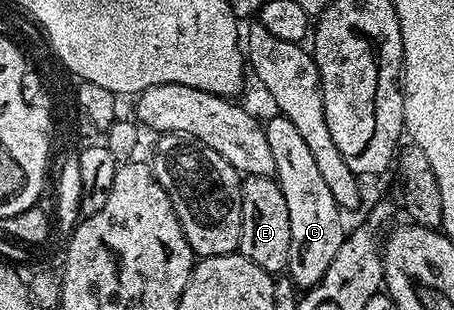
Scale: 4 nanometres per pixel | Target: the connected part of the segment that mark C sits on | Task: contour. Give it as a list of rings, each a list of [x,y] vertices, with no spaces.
[[[275,113],[273,117],[265,119],[264,125],[268,148],[272,148],[273,177],[280,192],[284,192],[284,204],[288,204],[288,224],[292,228],[285,273],[295,287],[309,288],[318,285],[324,272],[328,272],[328,264],[336,260],[336,252],[340,252],[340,244],[346,239],[348,230],[342,227],[343,211],[336,204],[308,144],[300,137],[292,120],[280,113]]]

